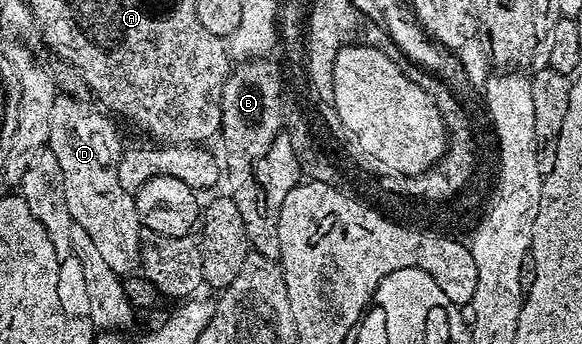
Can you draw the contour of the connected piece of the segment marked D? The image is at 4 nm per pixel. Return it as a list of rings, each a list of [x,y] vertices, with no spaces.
[[[59,94],[48,118],[48,149],[56,153],[60,165],[68,213],[72,213],[76,225],[92,237],[92,245],[100,252],[108,269],[123,277],[137,272],[140,267],[140,224],[134,196],[120,185],[115,167],[124,143],[118,140],[118,131],[110,117],[94,107],[70,95]]]

